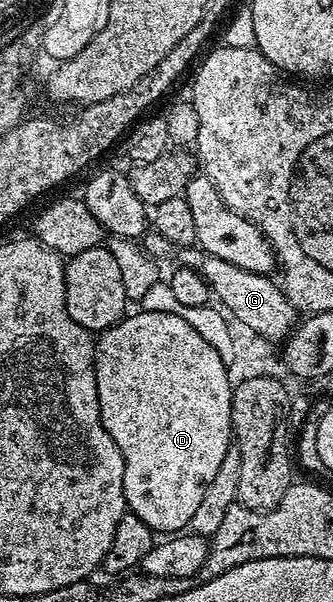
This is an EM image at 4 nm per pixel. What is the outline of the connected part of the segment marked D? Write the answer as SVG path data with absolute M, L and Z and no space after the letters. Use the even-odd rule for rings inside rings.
M136 310L137 313L128 314L110 327L107 331L98 332L95 339L95 376L97 377L97 401L101 409L101 425L105 425L105 433L117 441L117 449L121 449L121 457L125 461L125 501L130 514L141 517L145 525L149 525L156 533L179 533L190 528L193 521L193 513L200 507L201 500L204 499L205 489L213 482L213 477L217 474L217 469L221 466L221 461L225 458L225 453L233 446L233 436L231 433L231 393L233 382L226 369L225 362L221 361L221 353L189 325L181 317L173 317L173 313L157 313L156 311Z

